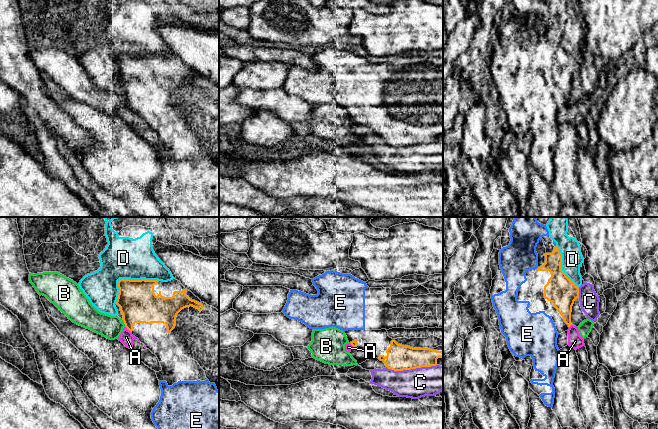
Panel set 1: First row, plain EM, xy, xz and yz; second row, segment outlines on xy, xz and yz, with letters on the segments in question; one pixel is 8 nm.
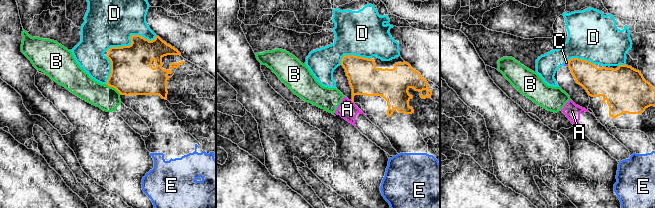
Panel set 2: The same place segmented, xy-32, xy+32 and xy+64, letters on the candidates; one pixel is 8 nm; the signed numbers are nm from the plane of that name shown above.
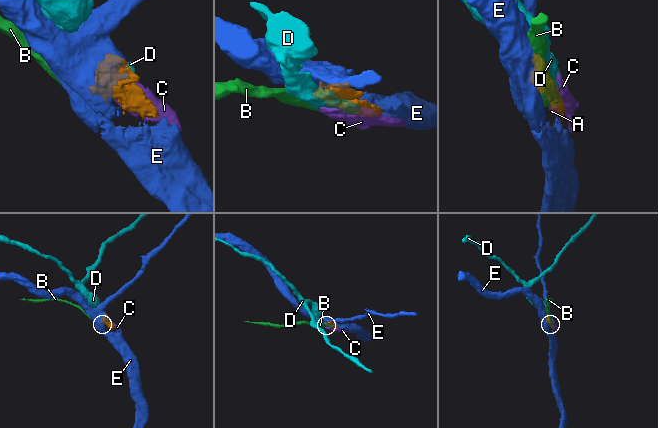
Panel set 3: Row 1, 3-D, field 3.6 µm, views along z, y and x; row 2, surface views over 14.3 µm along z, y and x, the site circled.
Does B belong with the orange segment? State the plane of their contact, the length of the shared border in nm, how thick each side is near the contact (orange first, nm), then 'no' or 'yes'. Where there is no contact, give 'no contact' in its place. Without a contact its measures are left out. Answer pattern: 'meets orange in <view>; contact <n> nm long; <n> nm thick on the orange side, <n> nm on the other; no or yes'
meets orange in xy; contact 70 nm long; 300 nm thick on the orange side, 180 nm on the other; no

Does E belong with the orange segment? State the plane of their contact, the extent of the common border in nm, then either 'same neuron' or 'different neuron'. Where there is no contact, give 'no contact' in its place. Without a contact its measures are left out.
yz | 30 nm | same neuron

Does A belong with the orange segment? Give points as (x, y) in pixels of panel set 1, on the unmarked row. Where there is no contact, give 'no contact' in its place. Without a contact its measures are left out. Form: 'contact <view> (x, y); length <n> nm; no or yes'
contact xy (127, 105); length 70 nm; no

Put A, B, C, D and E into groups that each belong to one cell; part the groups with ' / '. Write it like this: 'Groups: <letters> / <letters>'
Groups: A B / C D / E

